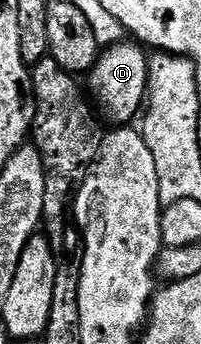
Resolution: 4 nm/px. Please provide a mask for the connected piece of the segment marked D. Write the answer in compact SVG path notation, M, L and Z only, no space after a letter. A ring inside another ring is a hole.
M120 41L110 44L100 54L94 67L91 68L89 74L86 76L86 79L88 78L86 86L89 88L90 98L93 100L98 114L104 120L107 118L111 122L111 125L130 124L132 122L130 119L135 114L138 116L144 110L147 98L148 52L138 42L127 42ZM89 86L91 86L91 91Z

